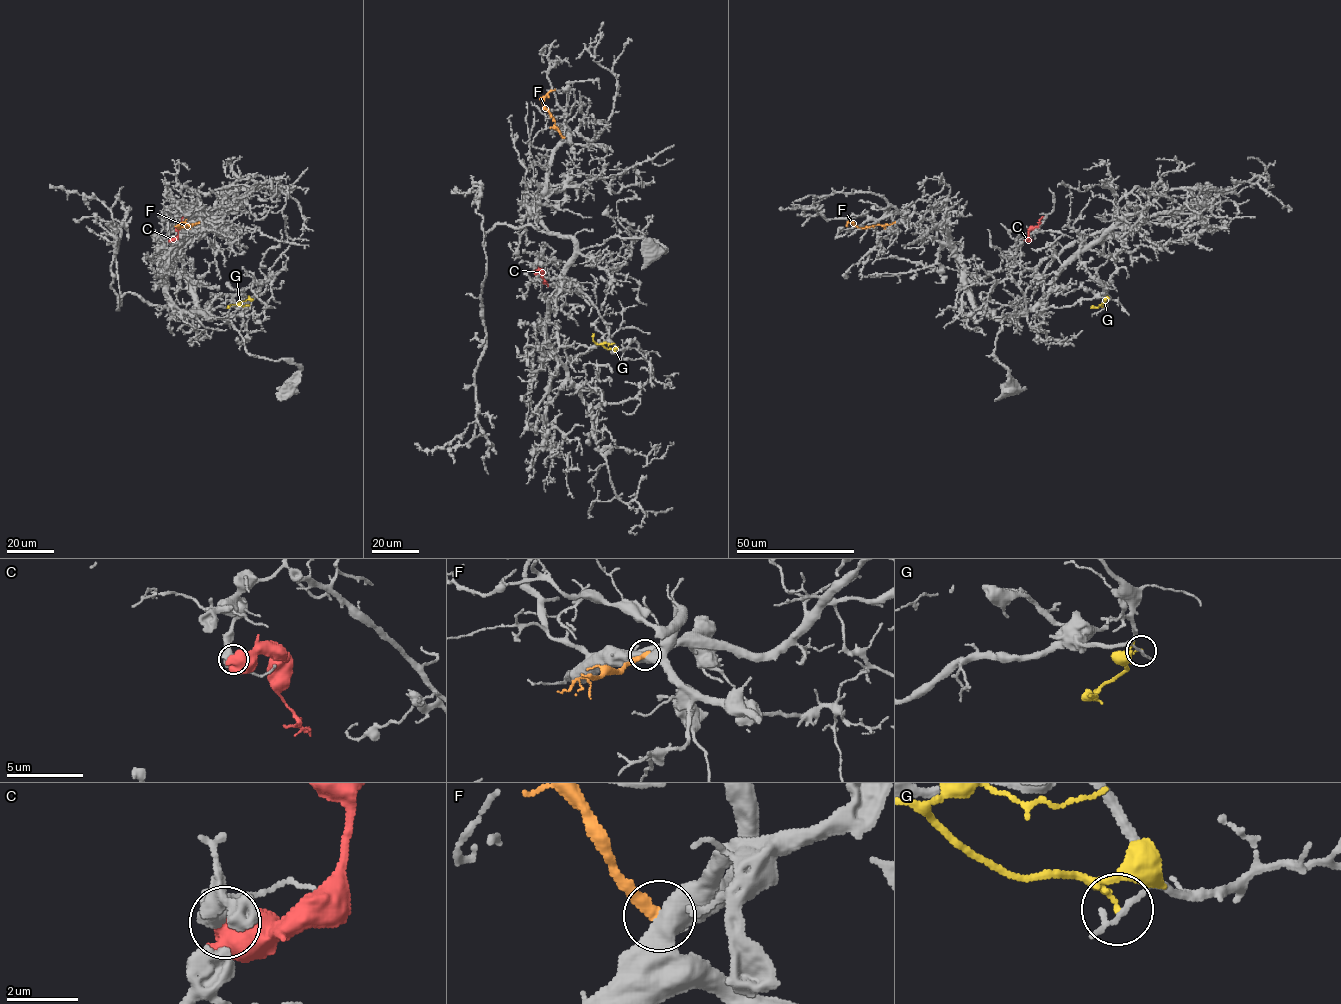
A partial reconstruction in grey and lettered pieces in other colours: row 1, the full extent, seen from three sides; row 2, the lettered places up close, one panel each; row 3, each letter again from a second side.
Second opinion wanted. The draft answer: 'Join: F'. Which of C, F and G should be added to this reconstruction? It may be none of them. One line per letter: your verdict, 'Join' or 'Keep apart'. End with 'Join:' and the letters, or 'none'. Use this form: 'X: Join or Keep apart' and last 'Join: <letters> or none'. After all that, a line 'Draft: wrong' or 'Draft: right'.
C: Keep apart
F: Keep apart
G: Keep apart
Join: none
Draft: wrong

